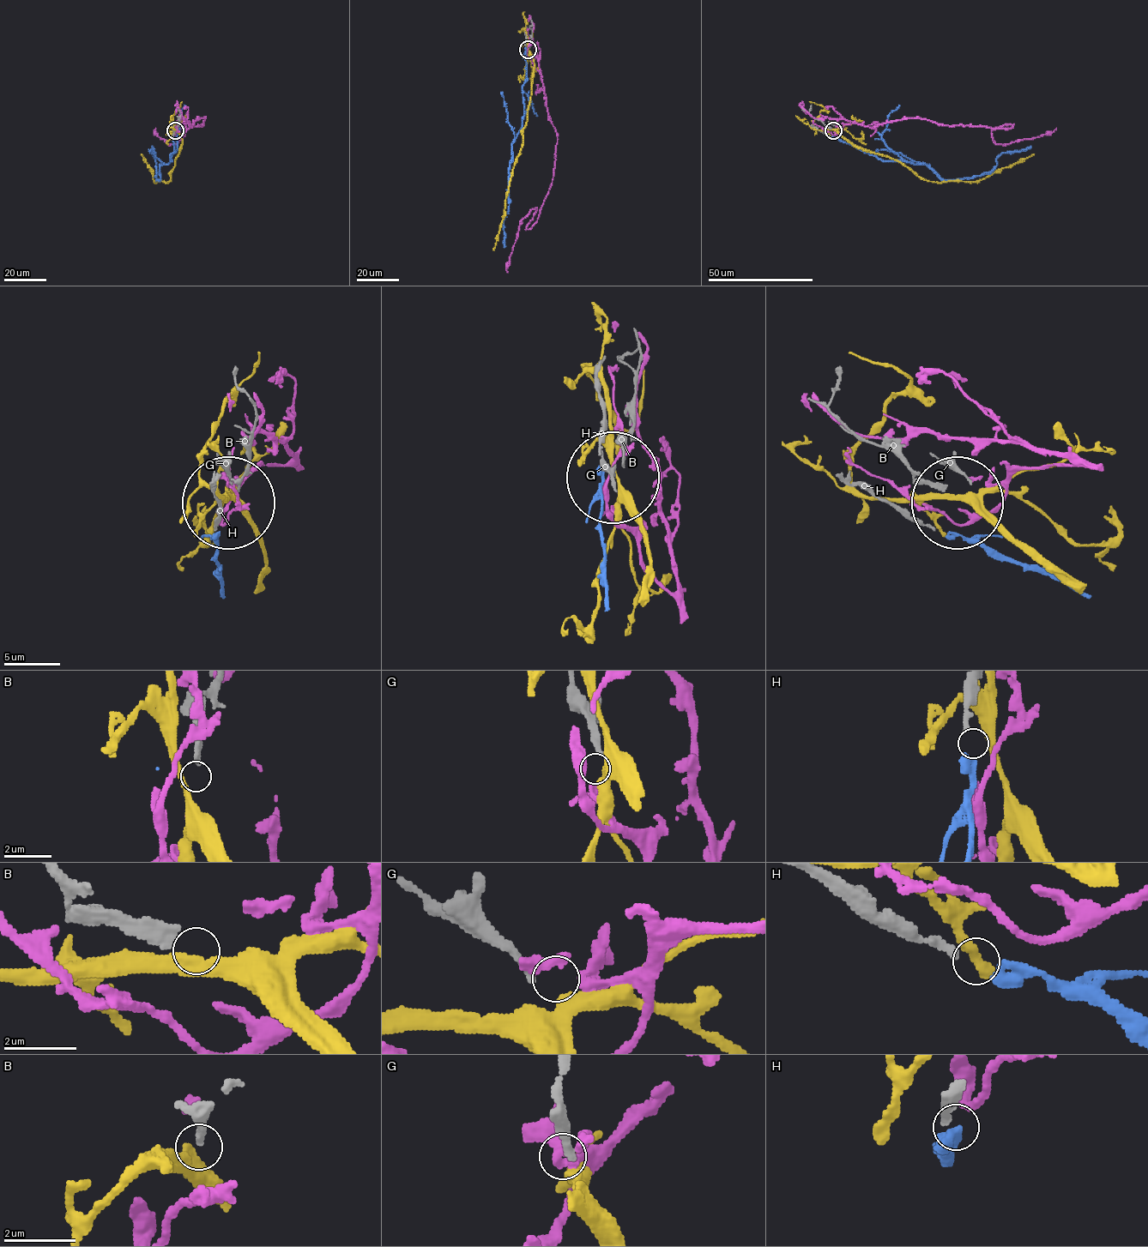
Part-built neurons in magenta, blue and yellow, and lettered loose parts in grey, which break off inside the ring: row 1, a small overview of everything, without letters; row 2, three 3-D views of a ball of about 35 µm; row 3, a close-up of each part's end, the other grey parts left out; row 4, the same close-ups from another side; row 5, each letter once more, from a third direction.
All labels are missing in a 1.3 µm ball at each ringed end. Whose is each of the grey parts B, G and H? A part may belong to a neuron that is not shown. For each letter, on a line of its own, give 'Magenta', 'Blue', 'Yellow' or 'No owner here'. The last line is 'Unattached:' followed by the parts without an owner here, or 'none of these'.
B: No owner here
G: Yellow
H: Blue
Unattached: B

